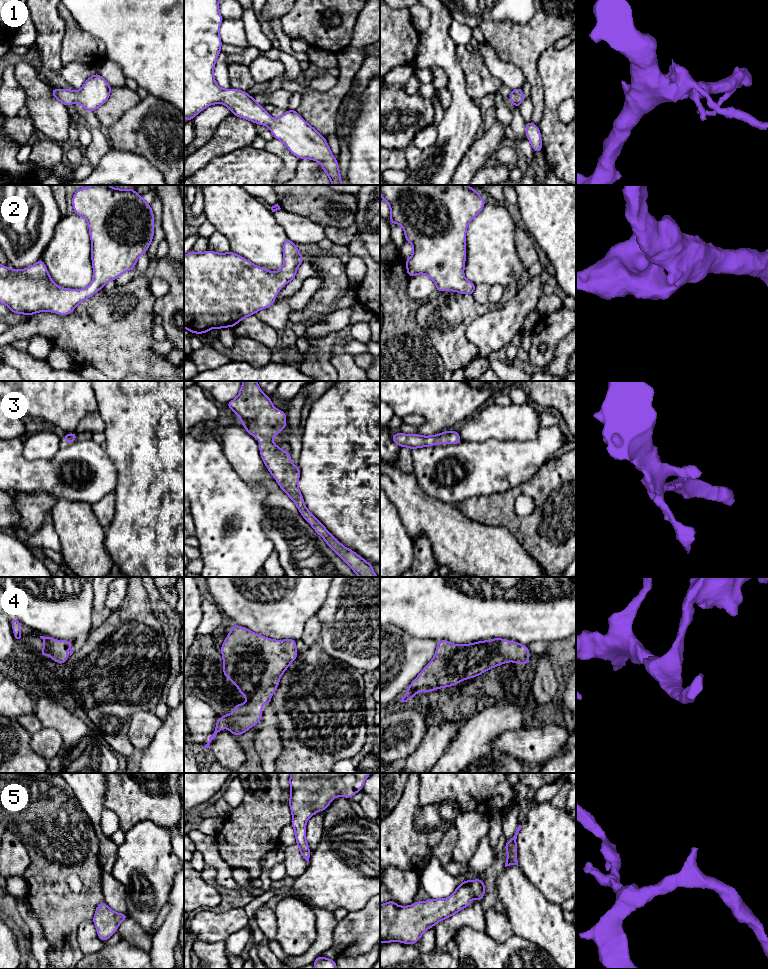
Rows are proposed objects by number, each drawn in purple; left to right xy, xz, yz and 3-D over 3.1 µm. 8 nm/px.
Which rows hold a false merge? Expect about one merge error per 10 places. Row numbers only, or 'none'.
none

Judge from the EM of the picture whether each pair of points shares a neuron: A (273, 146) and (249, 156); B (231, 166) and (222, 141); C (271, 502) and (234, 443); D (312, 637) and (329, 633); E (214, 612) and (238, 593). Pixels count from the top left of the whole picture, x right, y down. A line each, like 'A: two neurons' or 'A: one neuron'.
A: two neurons
B: two neurons
C: one neuron
D: two neurons
E: two neurons

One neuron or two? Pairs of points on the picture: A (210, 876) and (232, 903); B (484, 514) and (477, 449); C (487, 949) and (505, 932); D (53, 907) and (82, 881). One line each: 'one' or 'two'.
A: one
B: two
C: two
D: one

